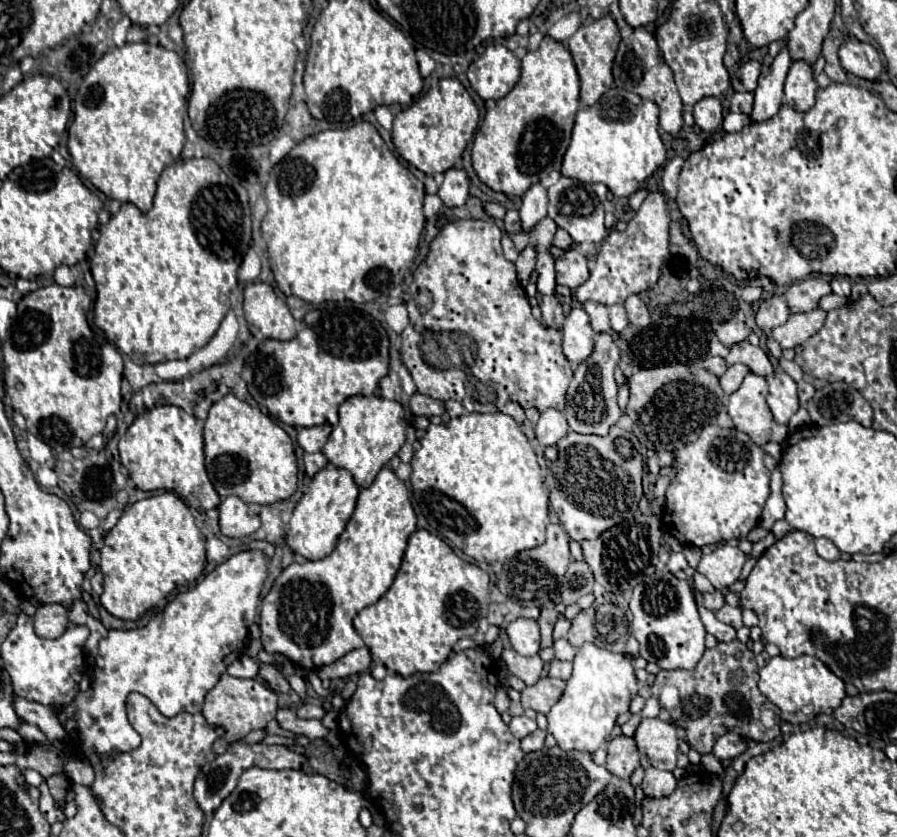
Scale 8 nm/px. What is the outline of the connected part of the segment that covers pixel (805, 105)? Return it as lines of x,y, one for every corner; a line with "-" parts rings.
792,62
784,84
786,104
798,112
806,112
814,106
816,90
818,84
812,76
812,68
806,62

